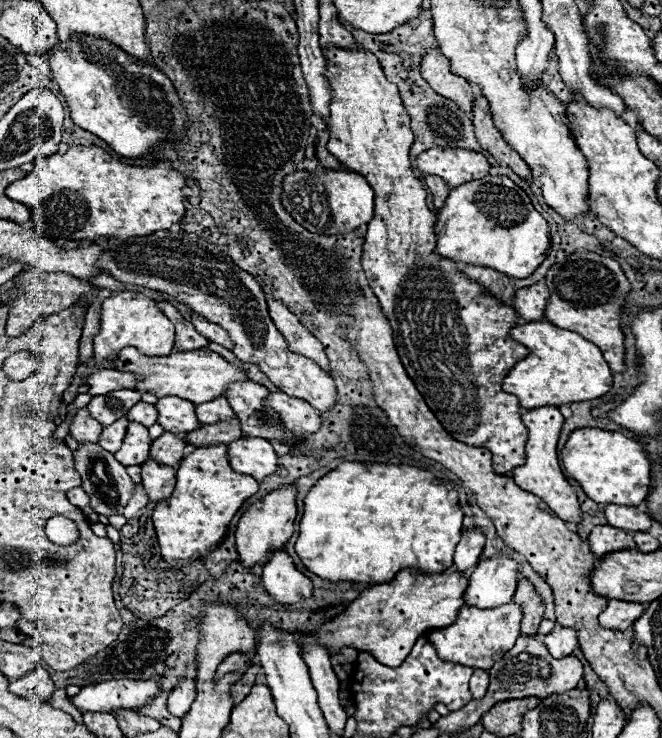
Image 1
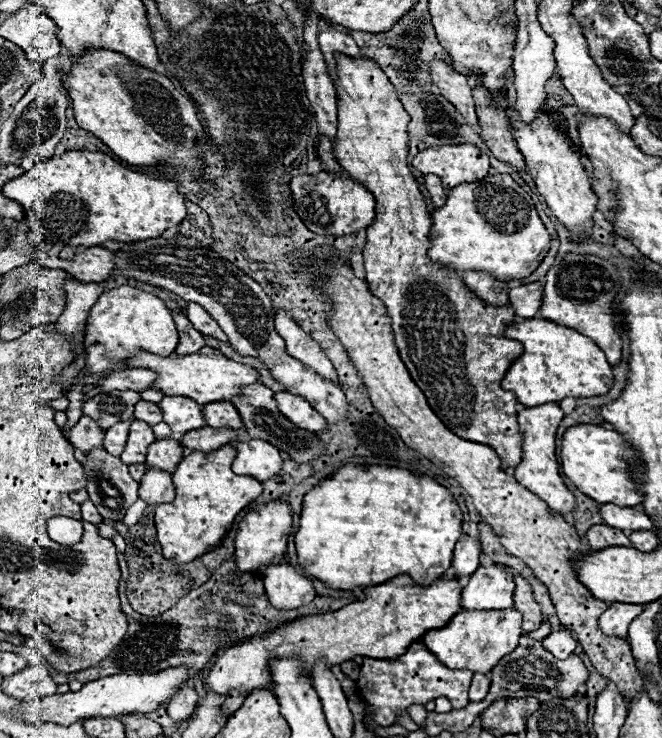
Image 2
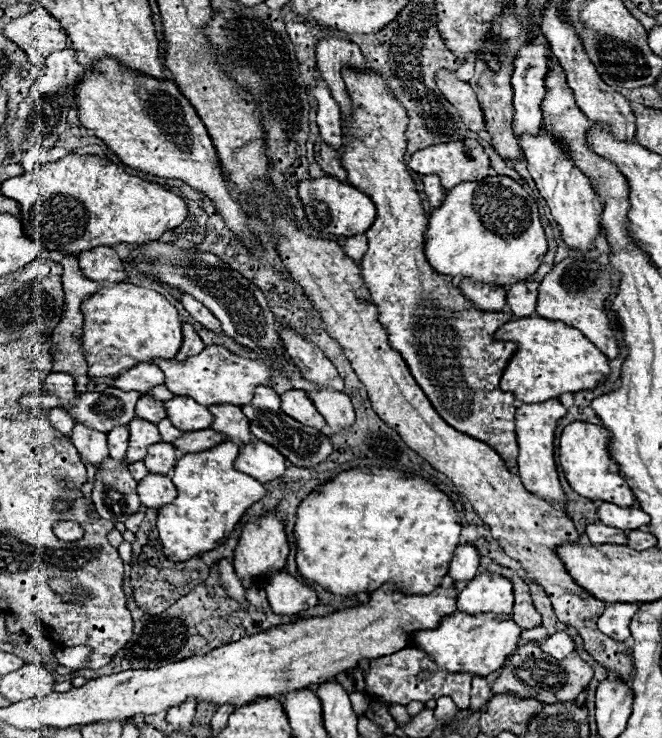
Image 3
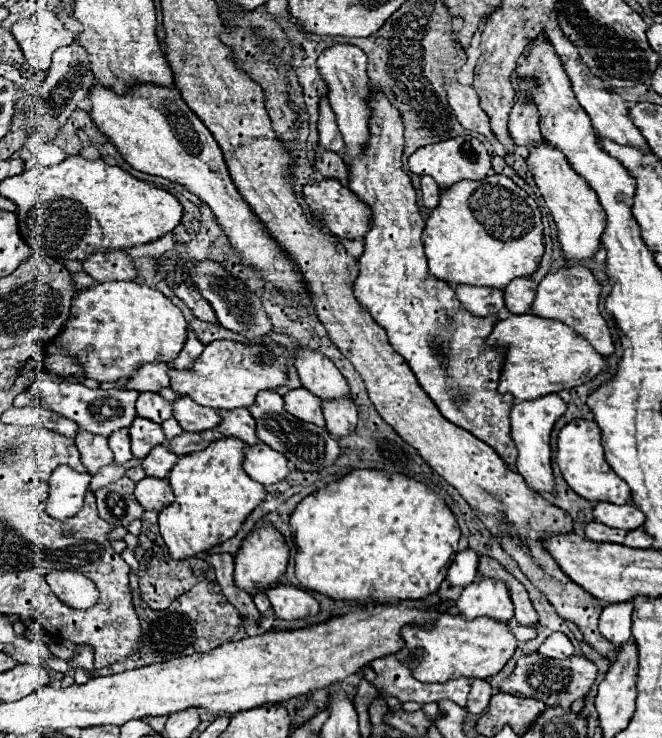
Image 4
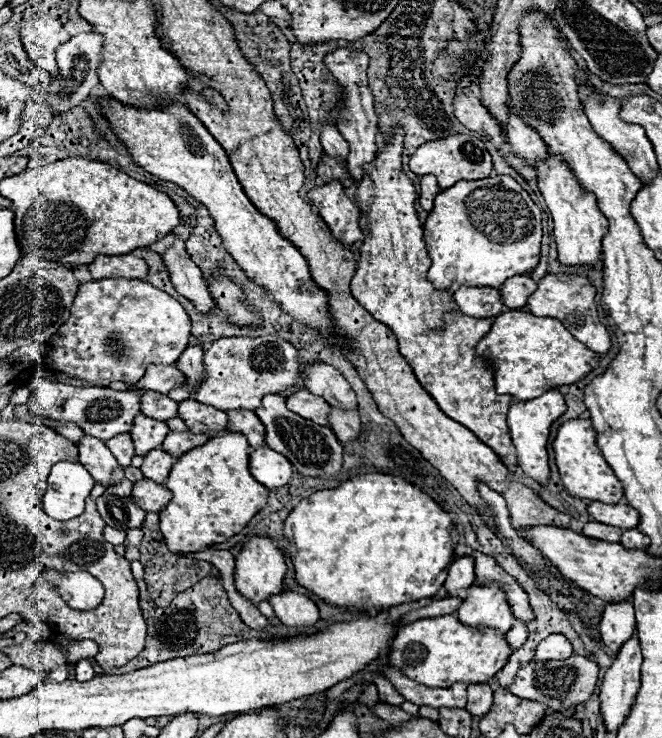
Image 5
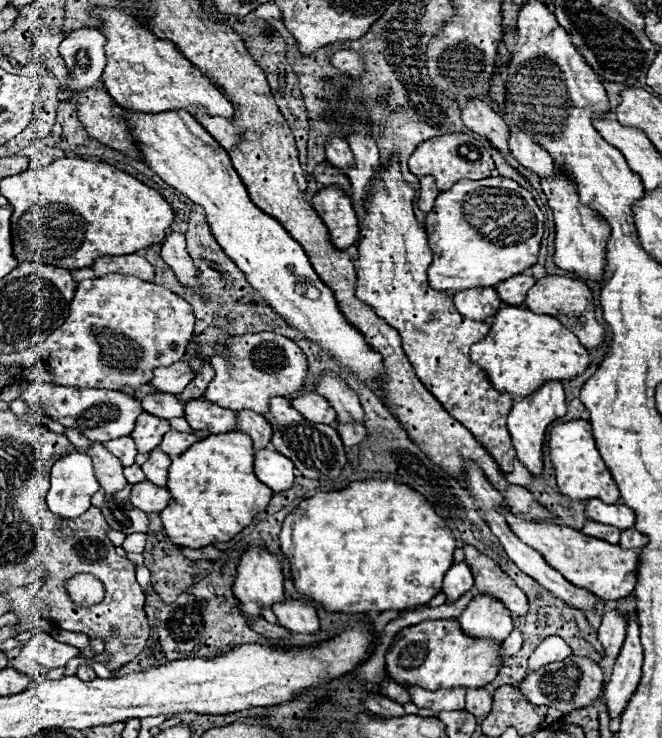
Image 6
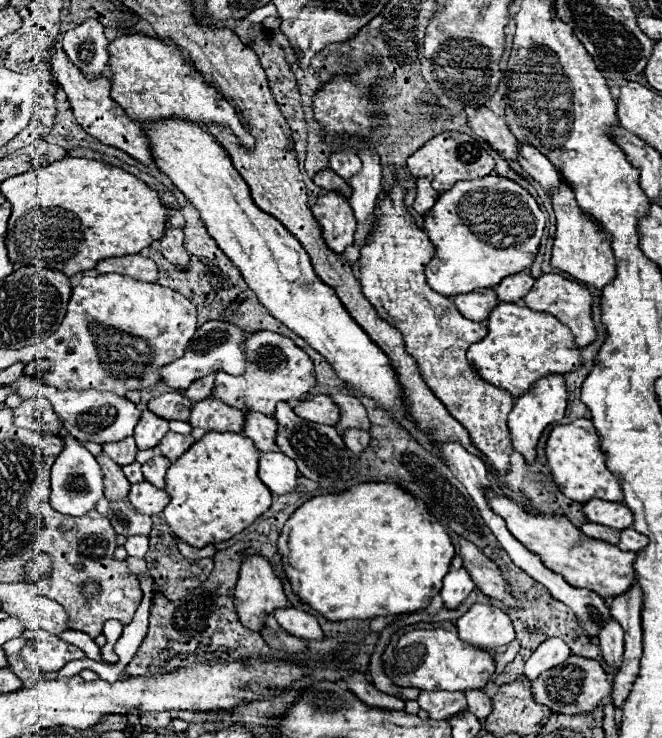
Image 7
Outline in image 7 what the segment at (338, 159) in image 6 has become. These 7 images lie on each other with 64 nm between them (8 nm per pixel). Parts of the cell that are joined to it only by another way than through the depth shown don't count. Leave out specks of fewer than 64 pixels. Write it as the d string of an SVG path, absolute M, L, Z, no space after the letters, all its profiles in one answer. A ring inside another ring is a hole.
M340 148L330 156L330 168L344 180L350 180L354 174L360 172L362 162L352 148Z

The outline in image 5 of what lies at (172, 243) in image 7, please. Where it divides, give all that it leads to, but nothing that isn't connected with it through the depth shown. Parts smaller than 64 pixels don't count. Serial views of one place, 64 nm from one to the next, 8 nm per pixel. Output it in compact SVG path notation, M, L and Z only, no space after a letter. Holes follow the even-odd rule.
M174 238L174 244L166 248L162 258L166 262L170 276L172 276L174 288L182 296L192 300L198 312L208 312L214 306L214 300L208 294L208 286L206 286L206 280L204 280L200 268L186 254L184 240Z

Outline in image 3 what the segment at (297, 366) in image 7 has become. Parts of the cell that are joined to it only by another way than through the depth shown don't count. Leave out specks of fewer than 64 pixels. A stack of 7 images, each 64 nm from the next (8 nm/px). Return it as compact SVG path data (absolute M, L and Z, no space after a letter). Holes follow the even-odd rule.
M212 344L206 346L198 356L188 358L186 362L176 360L152 360L158 364L166 374L166 388L176 396L190 396L202 406L216 406L216 404L232 404L232 406L244 406L252 402L252 390L256 386L266 386L266 382L272 380L274 366L278 362L276 352L264 352L262 358L250 360L236 356L224 346Z

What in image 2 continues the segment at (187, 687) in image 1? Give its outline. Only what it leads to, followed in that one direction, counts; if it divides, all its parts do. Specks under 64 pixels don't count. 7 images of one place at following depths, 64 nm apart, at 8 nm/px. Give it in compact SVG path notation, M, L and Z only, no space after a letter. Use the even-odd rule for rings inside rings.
M188 688L188 690L182 690L176 698L172 698L166 706L168 710L168 716L174 720L174 722L186 722L194 708L196 708L196 702L198 702L198 692Z

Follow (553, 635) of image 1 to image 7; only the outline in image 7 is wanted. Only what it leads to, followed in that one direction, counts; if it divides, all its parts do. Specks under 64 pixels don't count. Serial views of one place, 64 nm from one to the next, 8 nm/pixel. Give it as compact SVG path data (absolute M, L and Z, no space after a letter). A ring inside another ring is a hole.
M548 638L526 660L526 664L524 664L524 676L528 680L536 680L544 670L550 670L552 666L558 666L560 662L568 660L570 654L572 654L570 648L560 638Z

